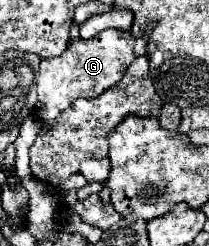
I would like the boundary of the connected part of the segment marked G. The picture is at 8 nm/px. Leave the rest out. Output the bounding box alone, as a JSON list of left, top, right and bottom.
[33,29,147,123]

